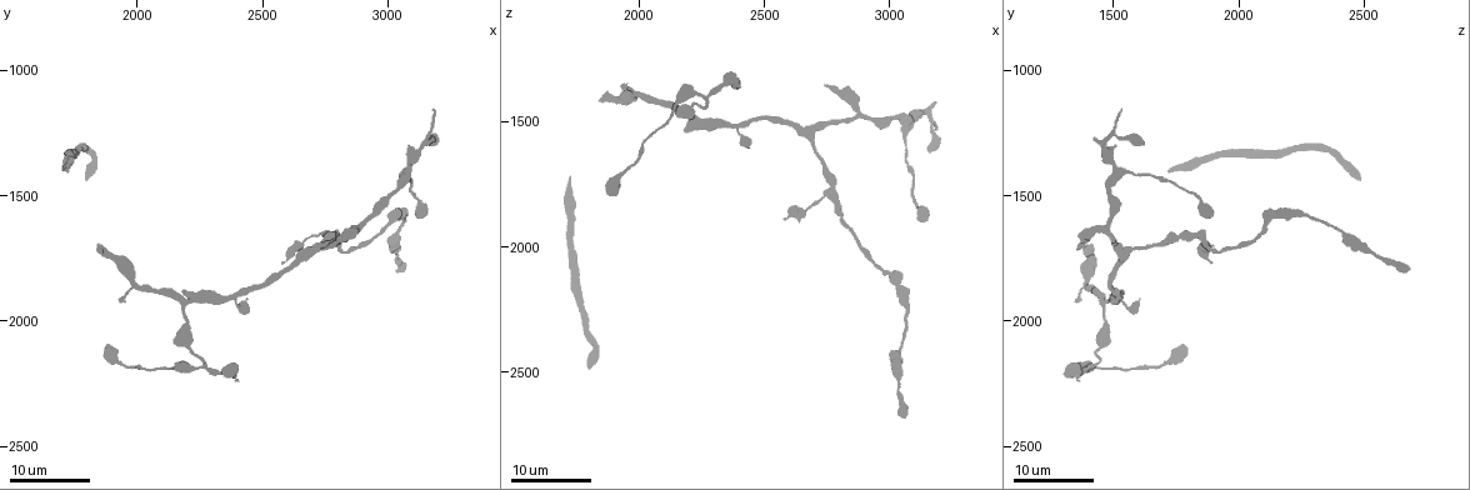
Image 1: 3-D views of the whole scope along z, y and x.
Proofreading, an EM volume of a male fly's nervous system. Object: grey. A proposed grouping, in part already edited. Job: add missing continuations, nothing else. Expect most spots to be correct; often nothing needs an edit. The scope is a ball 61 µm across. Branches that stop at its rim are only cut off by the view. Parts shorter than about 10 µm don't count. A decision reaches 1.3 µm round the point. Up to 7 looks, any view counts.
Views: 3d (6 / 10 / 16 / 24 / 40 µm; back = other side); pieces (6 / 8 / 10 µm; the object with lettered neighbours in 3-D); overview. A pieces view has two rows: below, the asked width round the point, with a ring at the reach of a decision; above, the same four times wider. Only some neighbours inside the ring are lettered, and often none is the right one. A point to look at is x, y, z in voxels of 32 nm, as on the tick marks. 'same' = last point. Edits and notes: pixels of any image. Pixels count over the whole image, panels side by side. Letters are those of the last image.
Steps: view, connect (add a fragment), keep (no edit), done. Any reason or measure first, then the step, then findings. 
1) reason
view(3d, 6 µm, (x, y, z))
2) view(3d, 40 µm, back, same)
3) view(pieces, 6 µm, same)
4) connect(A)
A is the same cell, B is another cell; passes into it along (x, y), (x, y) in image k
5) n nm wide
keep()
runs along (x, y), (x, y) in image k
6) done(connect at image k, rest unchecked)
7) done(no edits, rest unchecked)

an open end
view(3d, 24 µm, (3170, 1290, 1610))

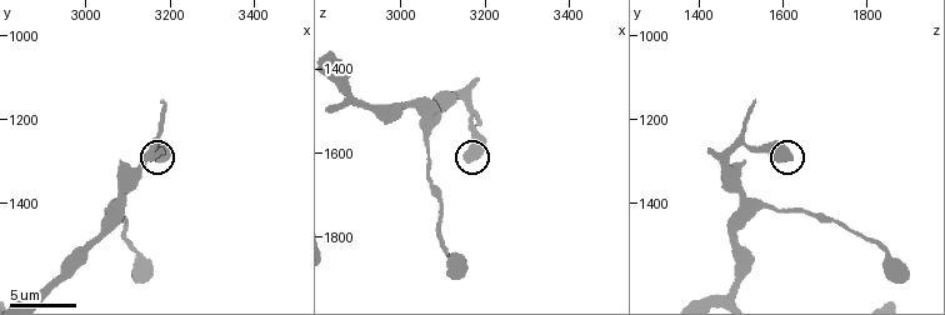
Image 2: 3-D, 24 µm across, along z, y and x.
view(pieces, 6 µm, (3155, 1295, 1610))

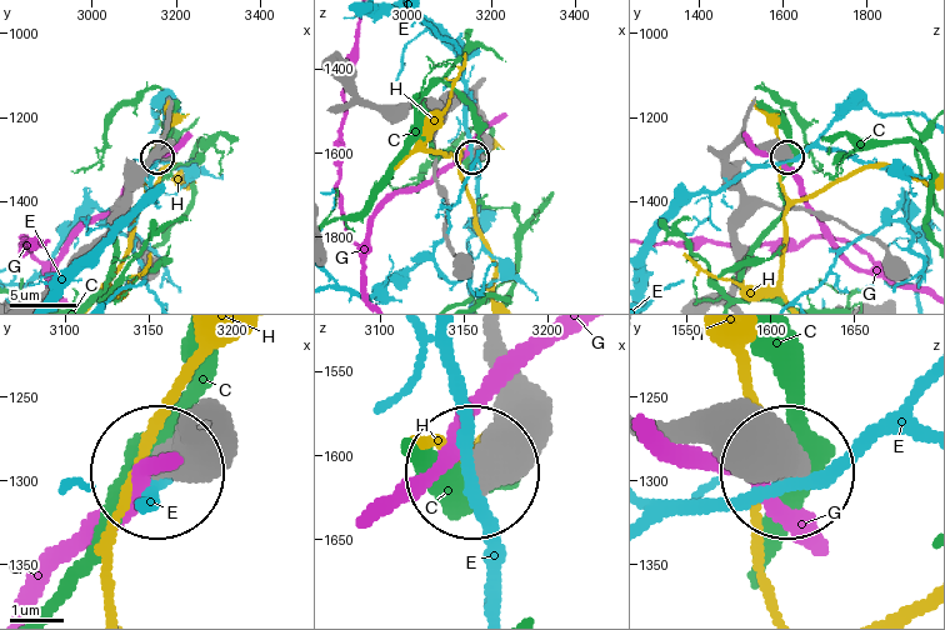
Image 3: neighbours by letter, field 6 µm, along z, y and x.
keep()
C, E, G and H are other cells; none of them fits

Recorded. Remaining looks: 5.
view(3d, 16 µm, (3140, 1580, 1890))

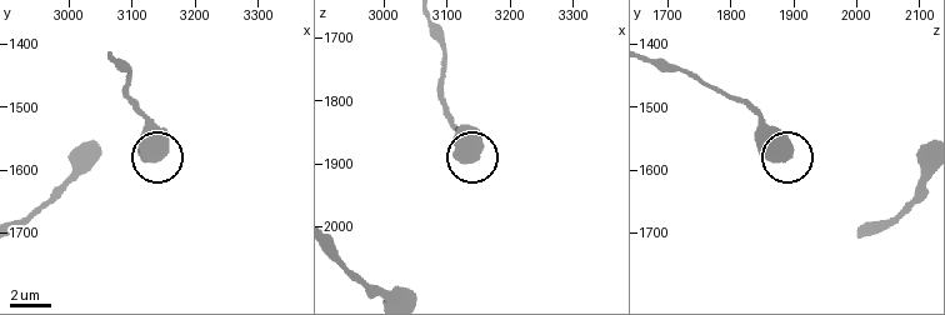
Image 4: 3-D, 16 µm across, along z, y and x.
view(pieces, 8 µm, (3145, 1580, 1890))

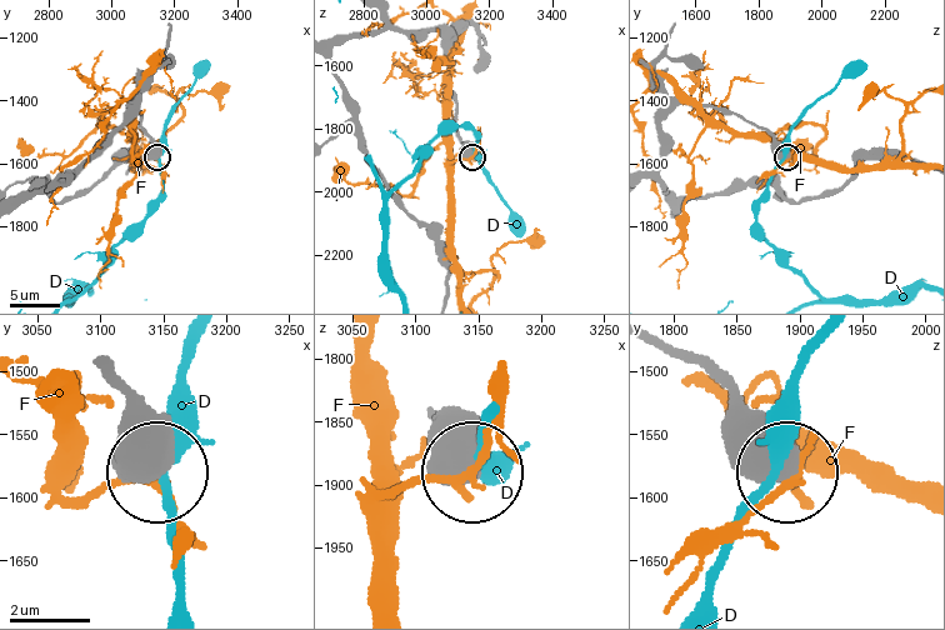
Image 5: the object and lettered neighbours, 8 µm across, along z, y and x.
keep()
D and F are other cells; runs along (660, 138), (680, 104), (714, 106), (764, 129), (785, 155) in image 5; none of them fits

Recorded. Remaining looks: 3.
branch stops here
view(3d, 24 µm, (2580, 1770, 1880))

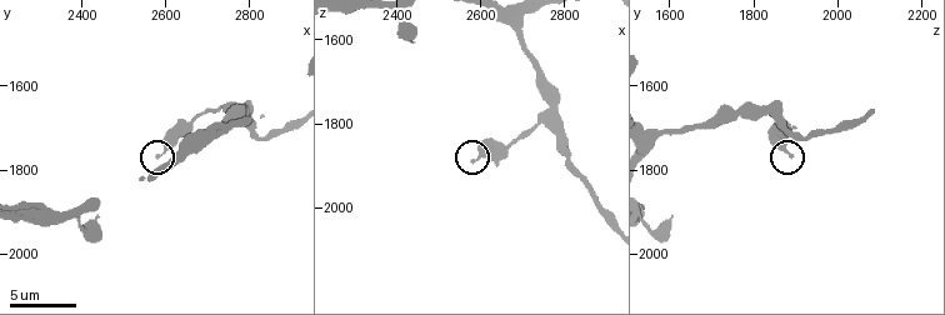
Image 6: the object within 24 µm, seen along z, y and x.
view(pieces, 6 µm, (2585, 1770, 1885))

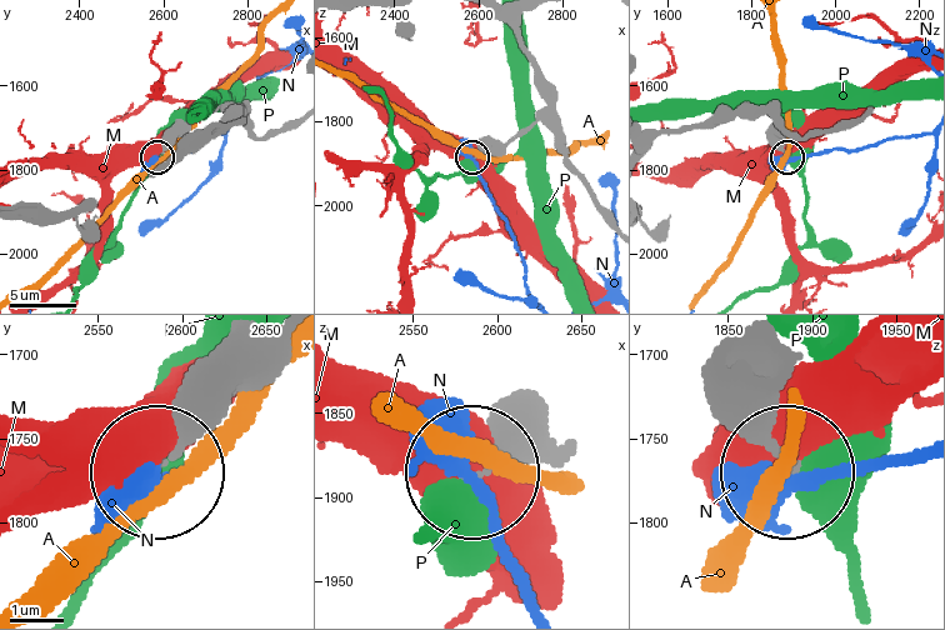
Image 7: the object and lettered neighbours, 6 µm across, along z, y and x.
keep()
A, M, N and P are other cells; runs along (540, 424), (481, 473) in image 7; no lettered fragment goes on from it

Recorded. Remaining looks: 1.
done(no edits, rest unchecked)

